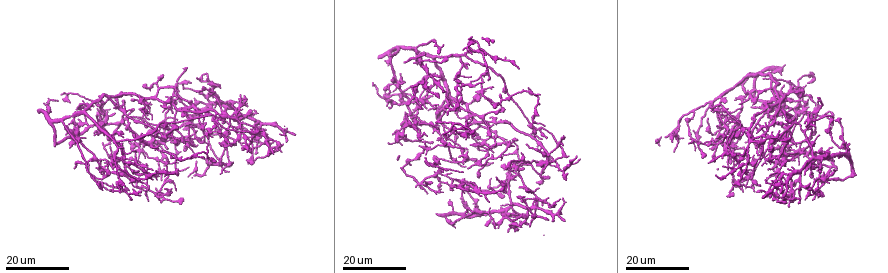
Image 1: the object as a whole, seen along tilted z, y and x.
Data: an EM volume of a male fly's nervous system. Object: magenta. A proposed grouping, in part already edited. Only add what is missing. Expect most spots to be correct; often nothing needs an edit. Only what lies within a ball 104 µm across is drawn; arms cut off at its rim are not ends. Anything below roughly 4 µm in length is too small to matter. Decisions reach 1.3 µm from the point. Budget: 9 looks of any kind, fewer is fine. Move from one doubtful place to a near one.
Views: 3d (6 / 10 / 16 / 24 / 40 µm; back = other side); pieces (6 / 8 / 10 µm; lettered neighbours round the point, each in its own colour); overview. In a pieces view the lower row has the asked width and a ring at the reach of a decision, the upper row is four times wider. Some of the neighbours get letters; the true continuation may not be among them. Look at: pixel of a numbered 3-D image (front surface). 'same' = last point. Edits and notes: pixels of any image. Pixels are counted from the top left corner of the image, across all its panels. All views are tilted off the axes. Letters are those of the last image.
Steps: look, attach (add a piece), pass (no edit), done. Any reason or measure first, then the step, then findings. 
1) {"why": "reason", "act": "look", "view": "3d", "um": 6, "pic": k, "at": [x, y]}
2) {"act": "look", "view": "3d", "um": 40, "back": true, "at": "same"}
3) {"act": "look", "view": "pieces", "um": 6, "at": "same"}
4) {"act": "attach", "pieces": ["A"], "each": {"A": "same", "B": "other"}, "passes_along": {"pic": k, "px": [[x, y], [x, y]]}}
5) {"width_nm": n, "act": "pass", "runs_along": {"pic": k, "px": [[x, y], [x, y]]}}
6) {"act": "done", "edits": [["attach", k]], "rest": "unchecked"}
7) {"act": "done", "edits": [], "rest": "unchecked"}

{"why": "an open end", "act": "look", "view": "3d", "um": 16, "pic": 1, "at": [433, 142]}

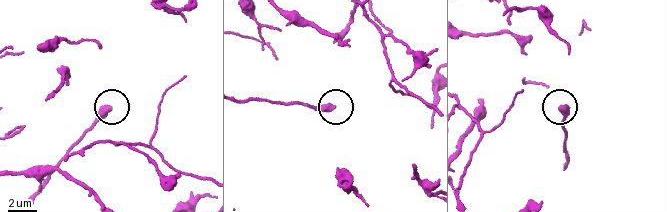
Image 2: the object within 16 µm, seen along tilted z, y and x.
{"act": "look", "view": "pieces", "um": 10, "pic": 2, "at": [108, 108]}

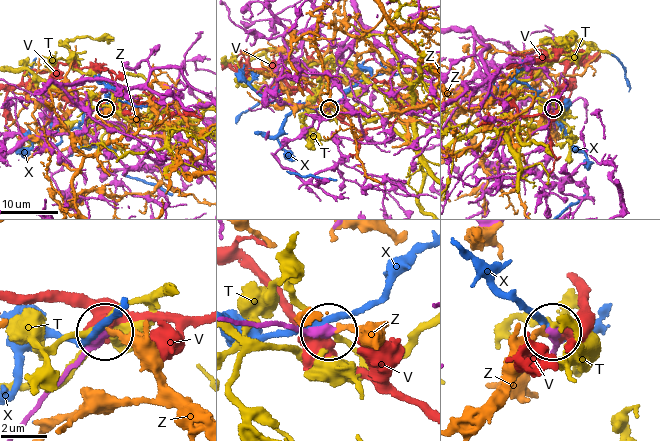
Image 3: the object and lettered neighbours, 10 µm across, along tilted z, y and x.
{"act": "pass", "each": {"T": "other", "V": "other", "X": "other", "Z": "other"}, "found": "no lettered piece goes on from it"}

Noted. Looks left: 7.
{"why": "thin end", "act": "look", "view": "3d", "um": 16, "pic": 1, "at": [434, 106]}

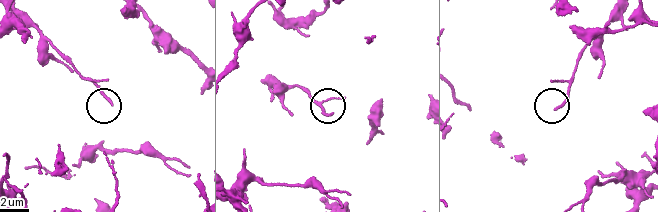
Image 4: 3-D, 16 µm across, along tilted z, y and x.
{"act": "look", "view": "pieces", "um": 6, "pic": 4, "at": [556, 109]}

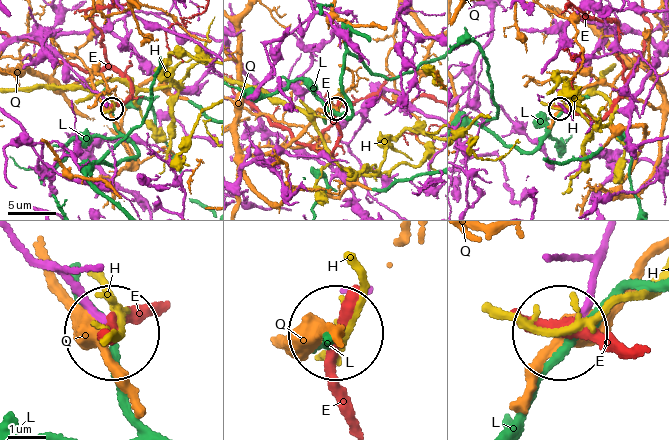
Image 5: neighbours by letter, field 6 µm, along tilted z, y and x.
{"act": "pass", "each": {"E": "other", "H": "other", "L": "other", "Q": "other"}, "runs_along": {"pic": 5, "px": [[606, 239], [565, 330]]}, "found": "no lettered piece goes on from it"}

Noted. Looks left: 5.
{"why": "branch stops here", "act": "look", "view": "3d", "um": 16, "pic": 1, "at": [418, 144]}

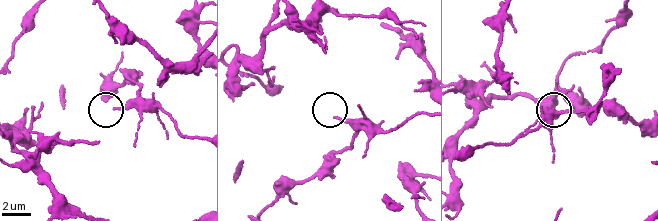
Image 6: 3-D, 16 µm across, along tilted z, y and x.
{"act": "look", "view": "pieces", "um": 8, "pic": 6, "at": [336, 118]}

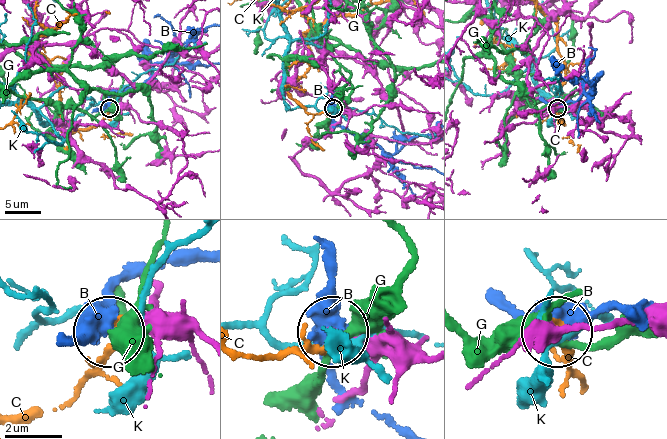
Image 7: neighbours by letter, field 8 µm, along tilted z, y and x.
{"act": "pass", "each": {"B": "other", "C": "other", "G": "other", "K": "other"}, "found": "no lettered piece goes on from it"}

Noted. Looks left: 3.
{"why": "tapers out", "act": "look", "view": "3d", "um": 24, "pic": 1, "at": [831, 147]}

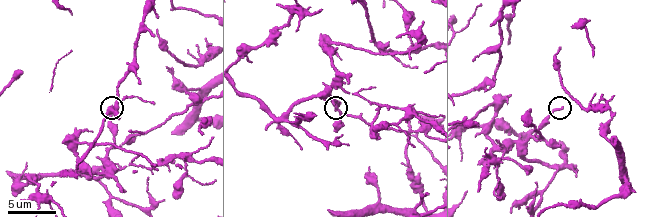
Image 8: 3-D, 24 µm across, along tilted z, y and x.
{"act": "look", "view": "pieces", "um": 6, "pic": 8, "at": [559, 110]}

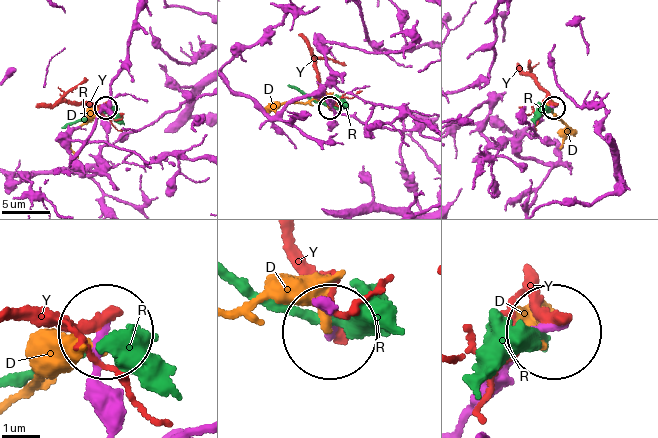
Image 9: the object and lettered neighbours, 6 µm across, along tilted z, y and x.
{"act": "pass", "each": {"D": "other", "R": "other", "Y": "other"}, "runs_along": {"pic": 9, "px": [[107, 425], [103, 333]]}, "found": "none of them fits"}

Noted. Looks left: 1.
{"act": "done", "edits": [], "rest": "unchecked"}

